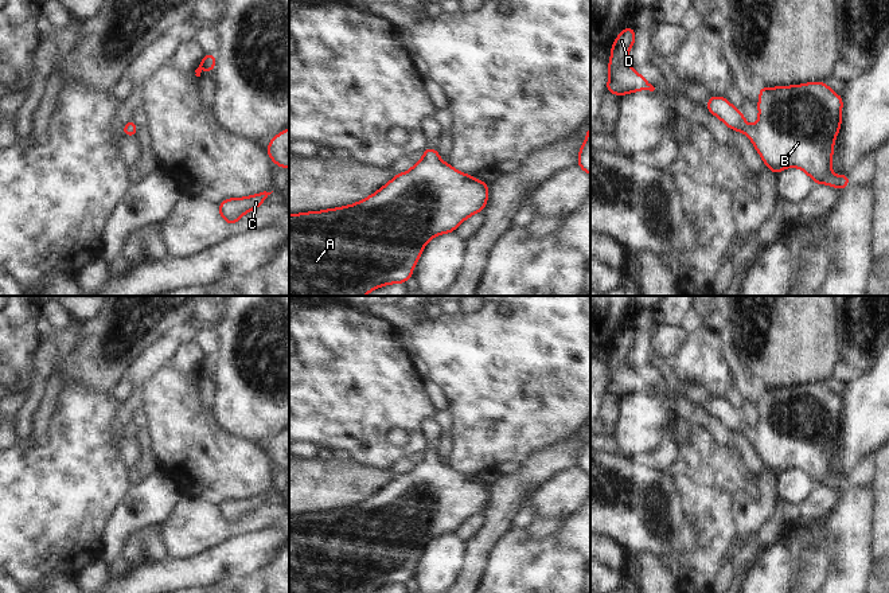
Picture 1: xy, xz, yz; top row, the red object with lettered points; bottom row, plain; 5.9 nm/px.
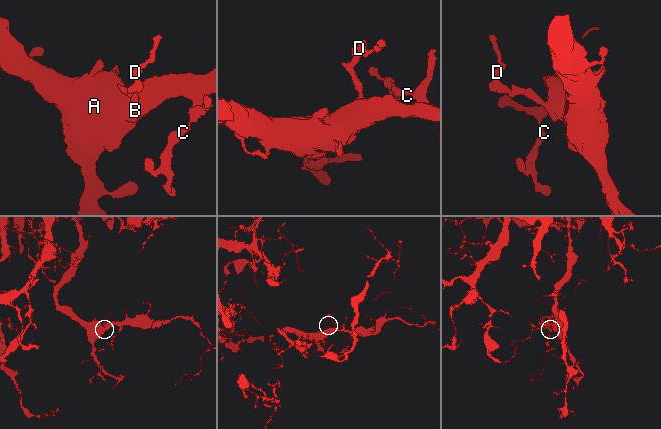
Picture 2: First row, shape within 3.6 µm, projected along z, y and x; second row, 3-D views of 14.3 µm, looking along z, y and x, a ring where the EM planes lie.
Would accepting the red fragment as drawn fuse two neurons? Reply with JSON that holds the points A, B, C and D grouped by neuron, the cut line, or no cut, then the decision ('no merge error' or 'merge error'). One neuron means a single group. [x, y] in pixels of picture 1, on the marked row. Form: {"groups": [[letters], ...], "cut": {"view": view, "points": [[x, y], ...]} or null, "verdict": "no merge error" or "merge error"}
{"groups": [["A", "B", "C", "D"]], "cut": null, "verdict": "no merge error"}

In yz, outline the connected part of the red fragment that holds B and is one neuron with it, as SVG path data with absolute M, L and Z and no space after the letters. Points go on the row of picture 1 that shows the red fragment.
M808 82L794 86L759 87L759 120L752 128L742 112L725 97L710 95L706 110L718 117L729 129L749 137L773 176L784 168L800 168L815 184L828 184L834 188L847 188L850 175L833 175L831 159L834 141L842 122L843 98L835 94L826 82Z

